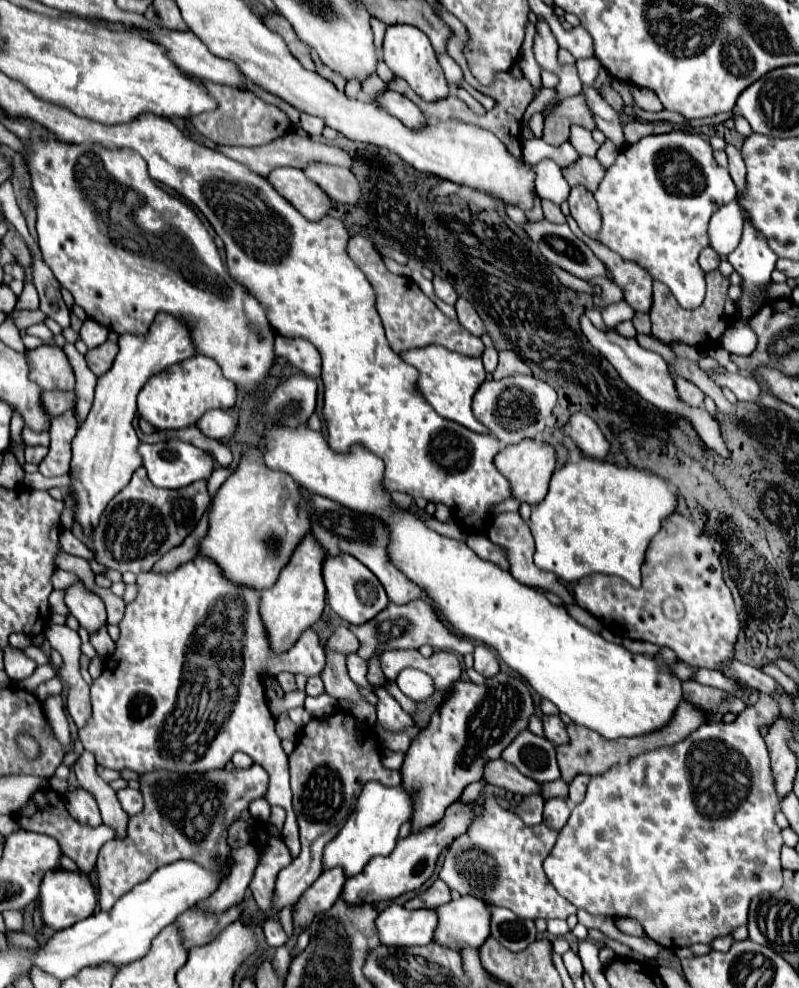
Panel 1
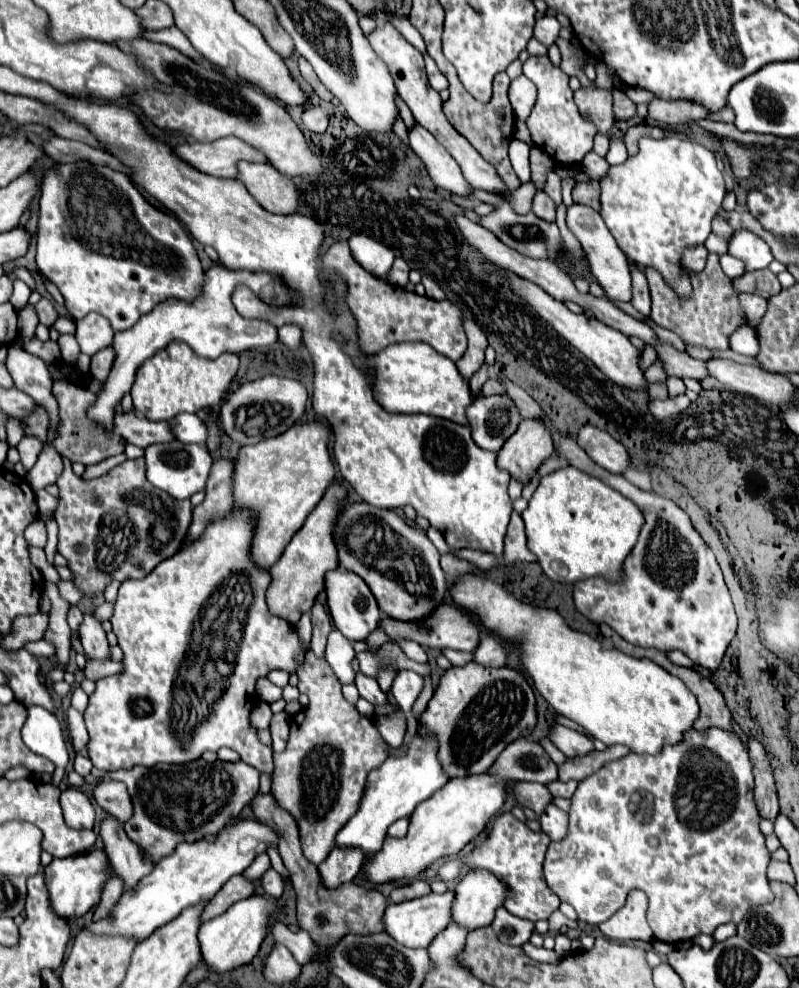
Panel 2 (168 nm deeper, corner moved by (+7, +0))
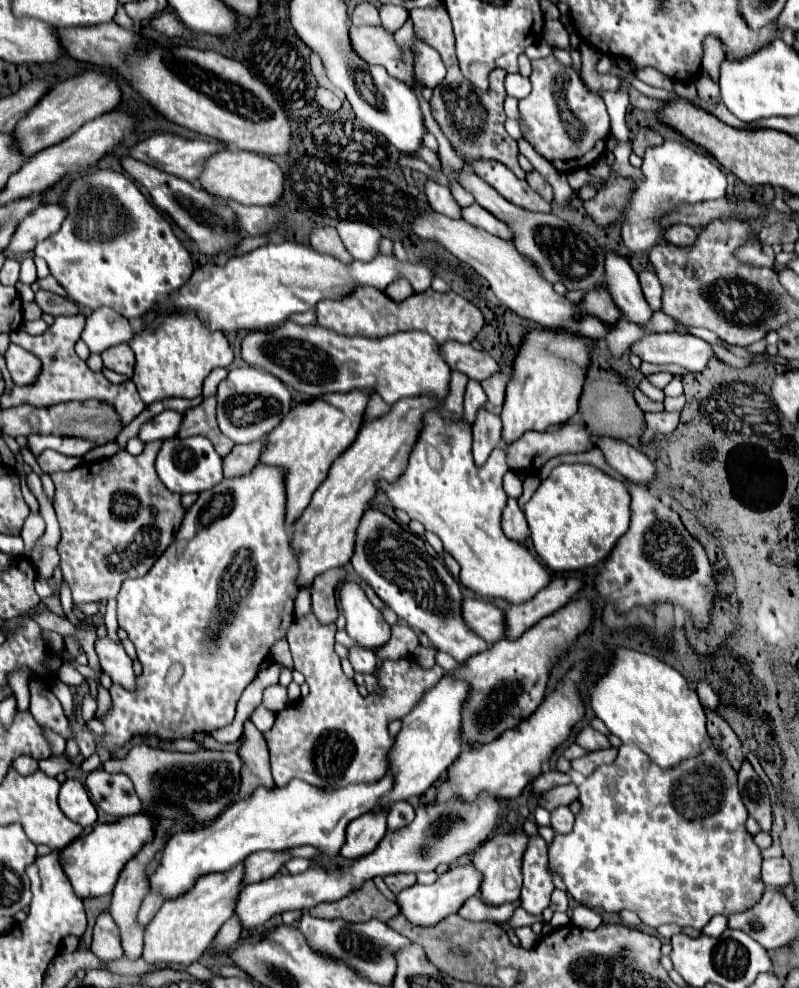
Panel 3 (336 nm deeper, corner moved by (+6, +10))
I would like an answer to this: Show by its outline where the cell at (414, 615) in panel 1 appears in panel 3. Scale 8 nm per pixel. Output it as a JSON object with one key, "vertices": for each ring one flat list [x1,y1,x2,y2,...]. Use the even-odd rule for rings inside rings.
{"vertices":[[464,599,462,605,464,619,472,631,476,631,490,645,504,639,506,635,506,615,502,609,482,599]]}

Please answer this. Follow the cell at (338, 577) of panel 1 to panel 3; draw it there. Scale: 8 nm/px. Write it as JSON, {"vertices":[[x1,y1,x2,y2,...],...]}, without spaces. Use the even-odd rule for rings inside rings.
{"vertices":[[344,583,340,589,340,601,346,615,348,635,364,649,376,651,390,639,390,625,382,613,368,601,366,593,356,583]]}

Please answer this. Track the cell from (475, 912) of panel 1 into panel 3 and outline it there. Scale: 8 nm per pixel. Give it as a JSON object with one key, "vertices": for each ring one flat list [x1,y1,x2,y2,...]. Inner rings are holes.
{"vertices":[[510,831,506,835,494,835,480,849,474,851,472,863,484,875,480,885,480,897,492,905,516,901,522,889,522,855,528,845,528,835,520,831]]}

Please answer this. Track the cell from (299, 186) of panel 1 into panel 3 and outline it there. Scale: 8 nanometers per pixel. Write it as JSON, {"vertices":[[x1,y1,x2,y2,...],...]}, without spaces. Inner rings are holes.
{"vertices":[[224,149,204,161,204,169,198,177,198,183,204,191,232,199,242,205,276,205,276,201,280,201,282,197,284,175,278,163,274,163,266,155,258,155,252,151]]}

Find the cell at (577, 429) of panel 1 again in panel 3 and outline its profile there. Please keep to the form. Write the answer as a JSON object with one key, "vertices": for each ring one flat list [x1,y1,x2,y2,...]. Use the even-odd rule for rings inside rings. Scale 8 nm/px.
{"vertices":[[594,437,594,443,604,449,606,461,632,483,650,487,650,483,658,477,654,463,642,451,628,447,622,441,604,441,600,437]]}

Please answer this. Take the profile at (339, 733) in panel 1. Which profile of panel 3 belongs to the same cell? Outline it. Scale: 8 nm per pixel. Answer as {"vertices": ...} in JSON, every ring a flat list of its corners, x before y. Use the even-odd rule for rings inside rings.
{"vertices":[[312,613,296,617,286,633,294,669,306,677,310,695,276,713,274,727,264,733,276,785,286,785,290,779,298,777,316,787,344,787,348,783,364,783,384,777,390,767,388,755,394,747,394,737,388,733,388,725,408,715,424,689,436,685,436,679,444,675,442,667,436,665,424,669,414,657,396,661,384,659,376,671,380,689,362,697,356,683,342,673,340,659,334,653,334,635,336,625,324,625]]}

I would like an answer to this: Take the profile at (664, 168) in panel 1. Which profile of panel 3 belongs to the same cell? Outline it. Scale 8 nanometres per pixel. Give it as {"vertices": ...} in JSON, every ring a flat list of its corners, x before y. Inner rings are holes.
{"vertices":[[664,141,660,147,646,149,642,163,644,181,636,181,636,201,628,205,628,217,622,227,622,239,630,251,646,251,658,239,654,217,678,203,698,203,726,195,726,175,704,151,694,151,680,141]]}

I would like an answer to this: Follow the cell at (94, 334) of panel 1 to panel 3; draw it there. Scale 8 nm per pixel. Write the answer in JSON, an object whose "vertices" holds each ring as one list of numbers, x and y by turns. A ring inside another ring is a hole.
{"vertices":[[96,309,86,317,82,341,88,345,90,353,102,353,114,345,126,343,132,335,126,317,120,317,120,313,112,309]]}

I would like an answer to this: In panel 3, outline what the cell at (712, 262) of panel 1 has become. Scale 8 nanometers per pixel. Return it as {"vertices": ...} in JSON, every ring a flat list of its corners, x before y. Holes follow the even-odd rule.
{"vertices":[[672,225,664,231,664,239,672,245,692,245,696,241,696,231,688,225]]}

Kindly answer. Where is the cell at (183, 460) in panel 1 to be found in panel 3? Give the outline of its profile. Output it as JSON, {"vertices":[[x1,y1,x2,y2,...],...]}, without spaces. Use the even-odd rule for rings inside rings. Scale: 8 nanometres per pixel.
{"vertices":[[200,435,188,439,166,439,156,459,156,471,160,481,172,493,202,493,222,481,222,457,214,451,212,443]]}

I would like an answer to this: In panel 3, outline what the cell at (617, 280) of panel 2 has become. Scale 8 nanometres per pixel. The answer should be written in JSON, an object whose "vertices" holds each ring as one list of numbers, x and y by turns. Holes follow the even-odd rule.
{"vertices":[[616,253,606,255,606,275,604,275,604,285,610,289,612,299,624,313,624,317,636,325,646,325,652,317,652,309,648,307,638,275,630,267,626,259,620,259]]}

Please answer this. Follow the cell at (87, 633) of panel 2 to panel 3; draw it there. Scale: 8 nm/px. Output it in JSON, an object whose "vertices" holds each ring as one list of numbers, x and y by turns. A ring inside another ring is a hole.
{"vertices":[[108,637,96,641,96,653,100,657,100,667,110,675,112,683,124,689,136,689,136,675,132,671,132,659,126,655,120,643,110,641]]}

